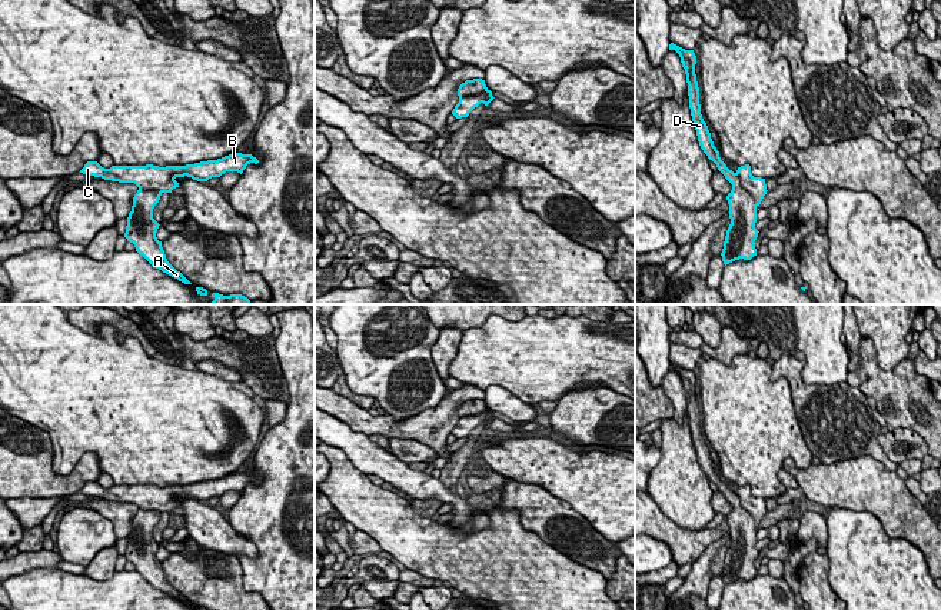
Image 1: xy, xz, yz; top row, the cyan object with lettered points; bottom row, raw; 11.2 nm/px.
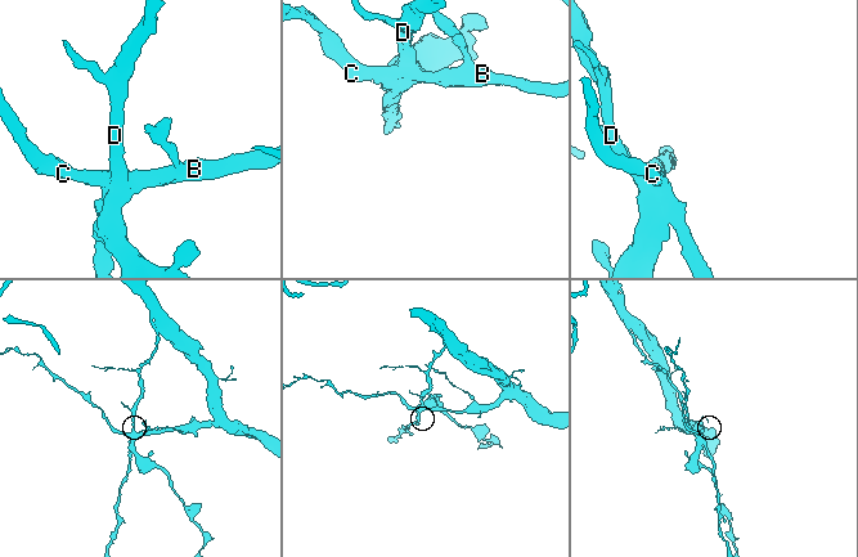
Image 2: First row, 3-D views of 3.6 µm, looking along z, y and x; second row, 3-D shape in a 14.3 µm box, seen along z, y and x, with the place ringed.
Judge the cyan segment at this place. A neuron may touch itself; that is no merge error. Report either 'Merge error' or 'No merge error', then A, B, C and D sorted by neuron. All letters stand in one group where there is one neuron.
Merge error. Groups: A D / B C

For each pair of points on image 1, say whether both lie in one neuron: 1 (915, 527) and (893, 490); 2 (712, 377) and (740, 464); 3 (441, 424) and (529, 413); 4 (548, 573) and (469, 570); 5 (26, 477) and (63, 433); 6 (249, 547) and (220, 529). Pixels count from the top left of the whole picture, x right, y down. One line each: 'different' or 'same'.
1: same
2: same
3: different
4: same
5: different
6: same

